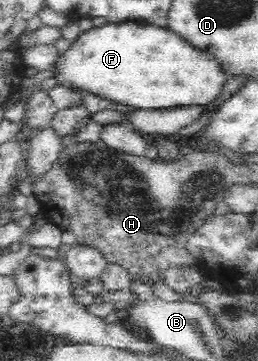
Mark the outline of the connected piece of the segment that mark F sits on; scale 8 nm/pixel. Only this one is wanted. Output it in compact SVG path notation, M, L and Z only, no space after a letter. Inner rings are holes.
M122 22L121 24L106 24L102 27L93 27L92 29L82 32L71 46L59 56L56 60L56 72L54 78L58 80L58 85L65 87L74 87L75 89L88 91L97 94L110 102L128 106L128 108L144 109L144 110L166 110L166 108L180 108L182 106L204 106L208 102L214 101L224 89L228 75L221 69L220 63L208 56L204 51L198 52L186 39L183 39L179 34L176 34L172 29L158 28L154 25L138 22Z

